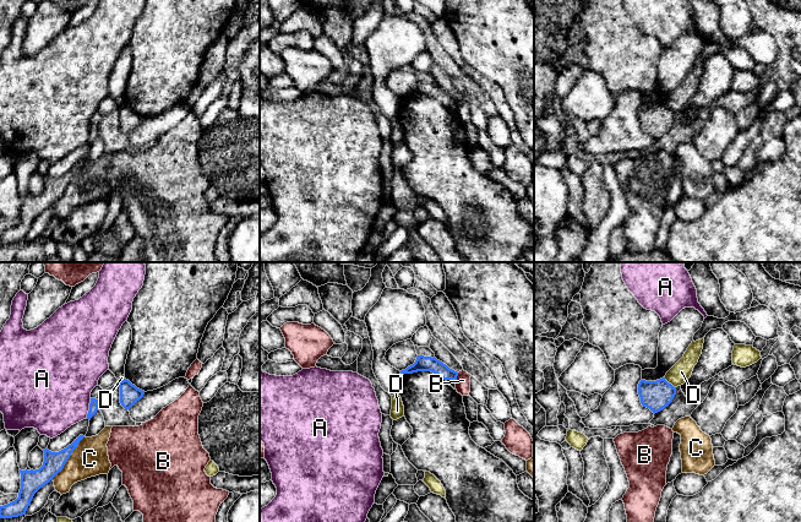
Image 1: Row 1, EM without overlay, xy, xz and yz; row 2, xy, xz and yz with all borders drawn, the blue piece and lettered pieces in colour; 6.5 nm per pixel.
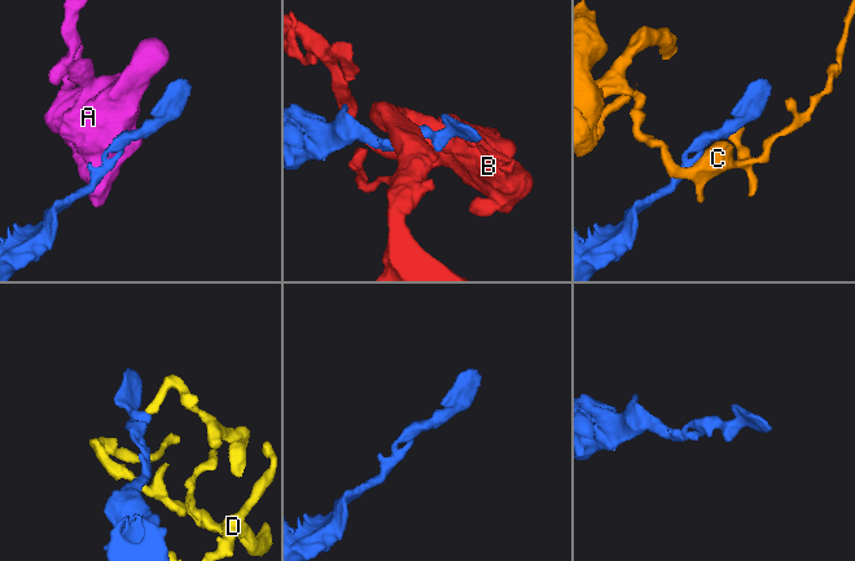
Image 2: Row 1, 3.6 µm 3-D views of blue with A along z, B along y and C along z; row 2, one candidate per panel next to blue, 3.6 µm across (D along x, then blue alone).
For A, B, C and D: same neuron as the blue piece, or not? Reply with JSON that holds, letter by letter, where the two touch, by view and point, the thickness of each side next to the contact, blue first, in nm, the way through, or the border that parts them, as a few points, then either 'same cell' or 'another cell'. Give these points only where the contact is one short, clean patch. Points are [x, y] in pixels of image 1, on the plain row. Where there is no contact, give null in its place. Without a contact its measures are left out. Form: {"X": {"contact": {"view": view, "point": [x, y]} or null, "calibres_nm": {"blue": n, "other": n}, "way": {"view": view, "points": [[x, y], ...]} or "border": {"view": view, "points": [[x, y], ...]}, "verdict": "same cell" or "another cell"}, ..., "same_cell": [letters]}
{"A": {"contact": {"view": "xy", "point": [90, 134]}, "calibres_nm": {"blue": 60, "other": 460}, "border": {"view": "xy", "points": [[91, 124], [86, 142]]}, "verdict": "another cell"}, "B": {"contact": {"view": "xz", "point": [457, 101]}, "calibres_nm": {"blue": 100, "other": 100}, "border": {"view": "xz", "points": [[458, 98], [456, 105]]}, "verdict": "another cell"}, "C": {"contact": {"view": "xy", "point": [69, 183]}, "calibres_nm": {"blue": 140, "other": 240}, "verdict": "another cell"}, "D": {"contact": {"view": "yz", "point": [670, 109]}, "calibres_nm": {"blue": 190, "other": 140}, "border": {"view": "yz", "points": [[664, 103], [675, 113]]}, "verdict": "another cell"}, "same_cell": []}

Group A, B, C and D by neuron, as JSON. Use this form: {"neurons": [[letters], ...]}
{"neurons": [["A", "C"], ["B"], ["D"]]}

